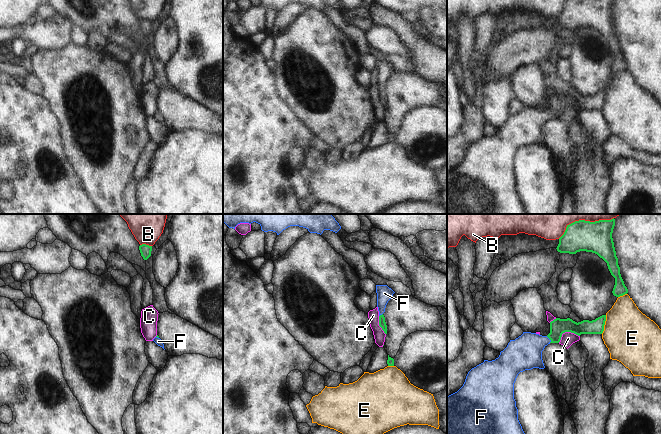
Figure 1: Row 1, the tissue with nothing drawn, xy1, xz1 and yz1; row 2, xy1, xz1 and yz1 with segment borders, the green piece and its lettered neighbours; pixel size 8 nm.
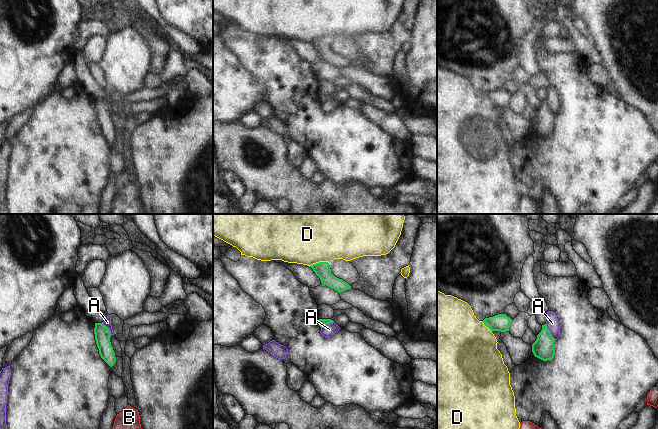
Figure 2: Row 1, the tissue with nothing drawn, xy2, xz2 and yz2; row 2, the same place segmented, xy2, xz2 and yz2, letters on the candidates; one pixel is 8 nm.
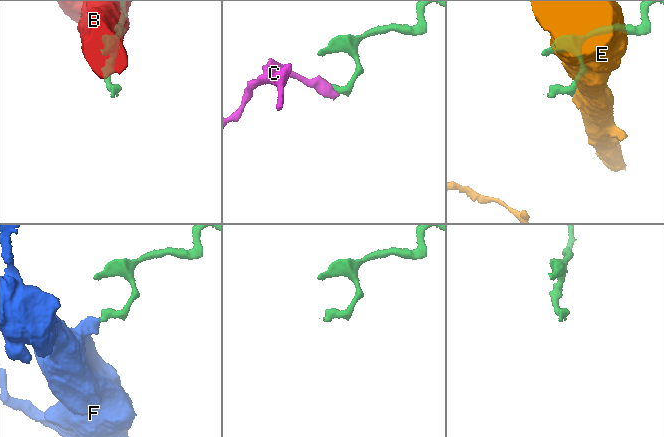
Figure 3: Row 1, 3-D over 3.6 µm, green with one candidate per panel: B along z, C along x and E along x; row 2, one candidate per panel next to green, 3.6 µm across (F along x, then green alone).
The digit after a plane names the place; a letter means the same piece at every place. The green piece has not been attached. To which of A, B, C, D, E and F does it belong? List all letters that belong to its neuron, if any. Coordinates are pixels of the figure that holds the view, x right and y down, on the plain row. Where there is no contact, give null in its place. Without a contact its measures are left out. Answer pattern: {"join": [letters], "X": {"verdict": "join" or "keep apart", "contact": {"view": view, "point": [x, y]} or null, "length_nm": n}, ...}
{"join": ["F"], "A": {"verdict": "keep apart", "contact": {"view": "yz2", "point": [549, 108]}, "length_nm": 150}, "B": {"verdict": "keep apart", "contact": {"view": "yz1", "point": [565, 7]}, "length_nm": 150}, "C": {"verdict": "keep apart", "contact": {"view": "yz1", "point": [566, 107]}, "length_nm": 190}, "D": {"verdict": "keep apart", "contact": {"view": "xz2", "point": [319, 38]}, "length_nm": 170}, "E": {"verdict": "keep apart", "contact": {"view": "yz1", "point": [604, 100]}, "length_nm": 160}, "F": {"verdict": "join", "contact": {"view": "yz1", "point": [549, 114]}, "length_nm": 70}}

